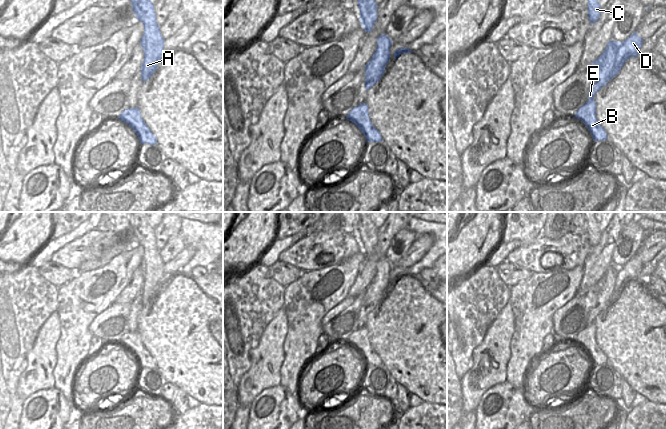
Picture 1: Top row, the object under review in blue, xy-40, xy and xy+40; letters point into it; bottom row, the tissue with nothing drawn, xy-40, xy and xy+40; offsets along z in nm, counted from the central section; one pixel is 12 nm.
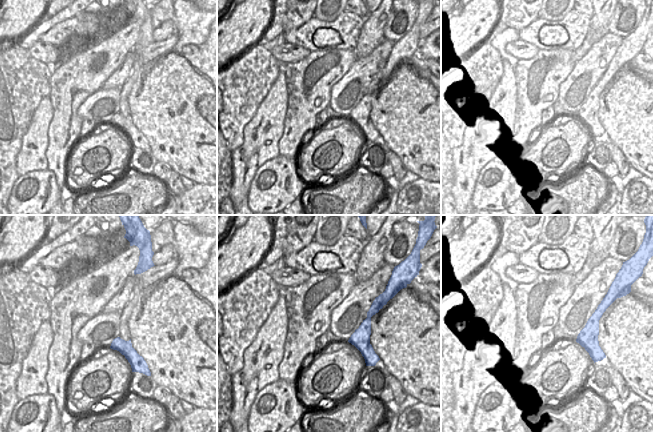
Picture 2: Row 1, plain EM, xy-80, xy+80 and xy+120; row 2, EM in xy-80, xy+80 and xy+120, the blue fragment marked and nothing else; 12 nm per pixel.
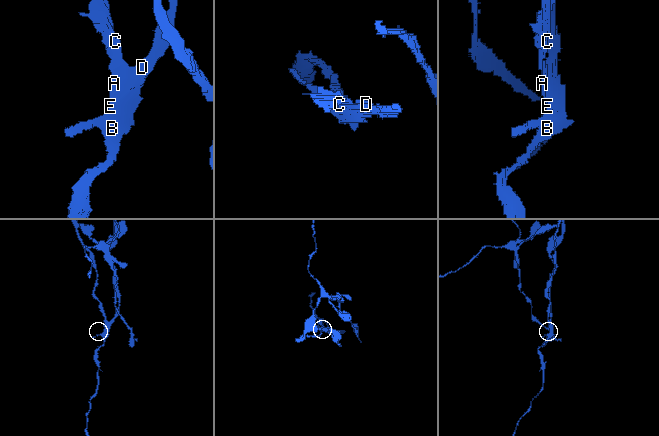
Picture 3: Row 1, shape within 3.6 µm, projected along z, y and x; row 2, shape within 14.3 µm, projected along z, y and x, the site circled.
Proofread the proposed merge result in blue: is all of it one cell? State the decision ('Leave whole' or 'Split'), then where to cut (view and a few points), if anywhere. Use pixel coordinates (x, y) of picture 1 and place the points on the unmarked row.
Split. Split along xy+40 (623, 266), (617, 274), (612, 298), (607, 302).

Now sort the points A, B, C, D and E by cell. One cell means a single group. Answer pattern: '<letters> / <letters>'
A C / B D E

